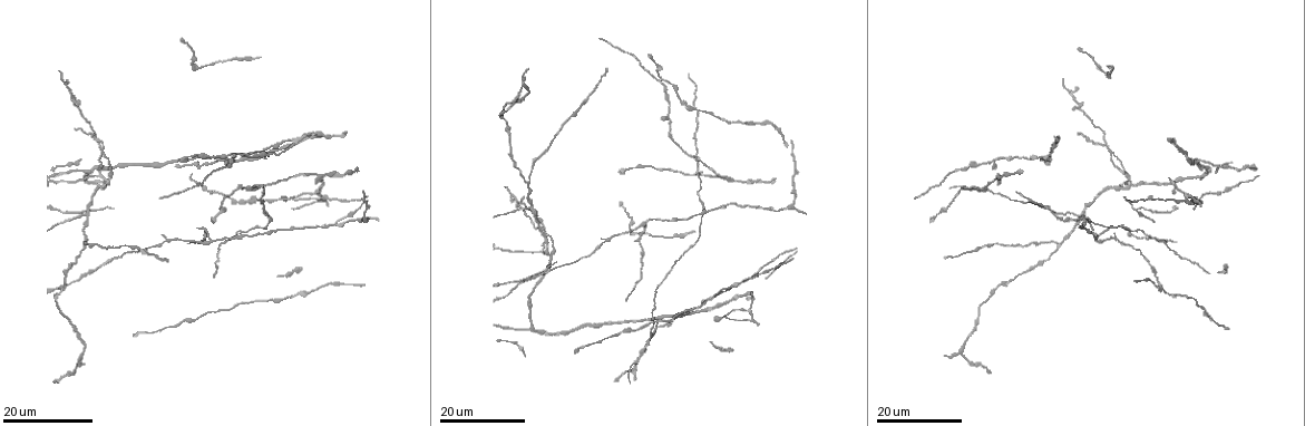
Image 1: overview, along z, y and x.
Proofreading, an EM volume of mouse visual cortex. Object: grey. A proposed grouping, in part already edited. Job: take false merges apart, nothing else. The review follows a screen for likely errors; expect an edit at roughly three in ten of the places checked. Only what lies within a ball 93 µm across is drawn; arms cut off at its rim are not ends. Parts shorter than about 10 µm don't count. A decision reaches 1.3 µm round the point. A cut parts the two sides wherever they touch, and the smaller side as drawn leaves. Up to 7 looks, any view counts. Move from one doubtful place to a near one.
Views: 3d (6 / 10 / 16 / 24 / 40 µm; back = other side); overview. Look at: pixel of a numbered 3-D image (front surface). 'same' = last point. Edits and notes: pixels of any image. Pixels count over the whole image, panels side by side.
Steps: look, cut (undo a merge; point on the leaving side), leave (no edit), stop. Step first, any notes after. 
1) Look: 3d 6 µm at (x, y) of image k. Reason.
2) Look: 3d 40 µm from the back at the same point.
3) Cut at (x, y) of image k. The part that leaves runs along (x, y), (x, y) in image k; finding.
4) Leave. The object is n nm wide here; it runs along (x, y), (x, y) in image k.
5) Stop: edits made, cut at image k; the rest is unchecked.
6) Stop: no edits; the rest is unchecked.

Look: 3d 24 µm at (107, 181) of image 1.

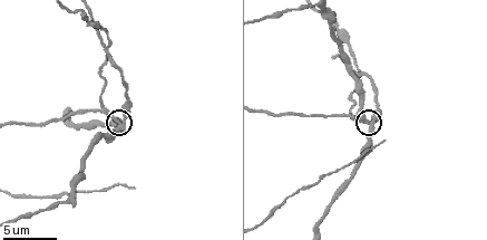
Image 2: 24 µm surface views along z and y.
Look: 3d 10 µm at (370, 124) of image 2.

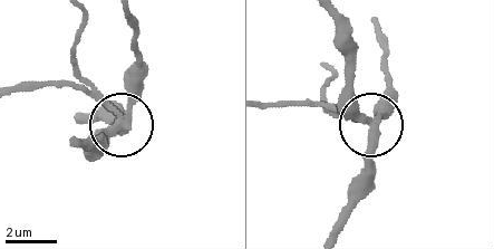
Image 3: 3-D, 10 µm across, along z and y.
Cut at (99, 94) of image 3. 4 arms meet here; the part that leaves runs along (373, 122), (386, 84), (386, 45), (377, 26) in image 3; two cells meet here.

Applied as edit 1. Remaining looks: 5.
Look: overview.

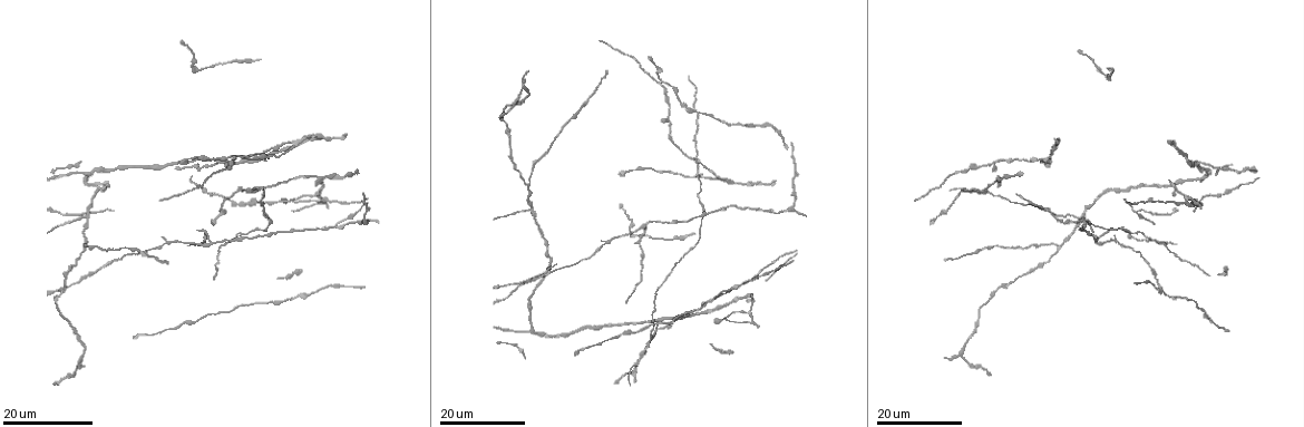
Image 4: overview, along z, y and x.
Look: 3d 24 µm at (213, 242) of image 4. Branch point.

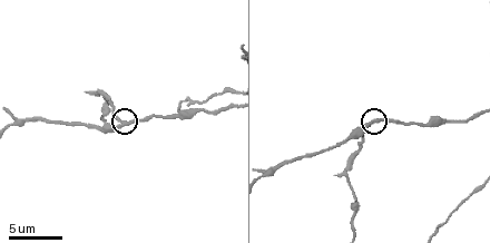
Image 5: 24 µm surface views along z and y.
Look: 3d 6 µm at (119, 121) of image 5.

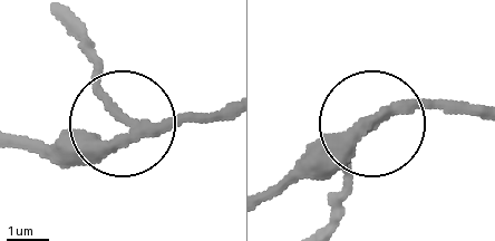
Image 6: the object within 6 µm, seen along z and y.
Look: 3d 6 µm from the back at (119, 121) of image 6.

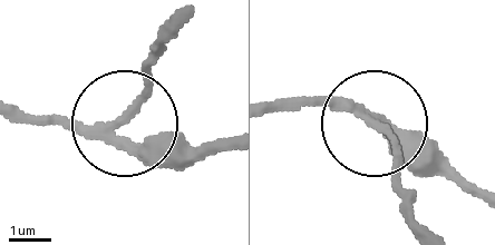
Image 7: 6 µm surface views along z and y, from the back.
Leave. The side arm is 24 µm long; it runs along (25, 110), (120, 121), (138, 104), (159, 32) in image 7; one cell here.

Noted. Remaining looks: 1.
Look: 3d 10 µm at (345, 177) of image 5. Three arms meet.

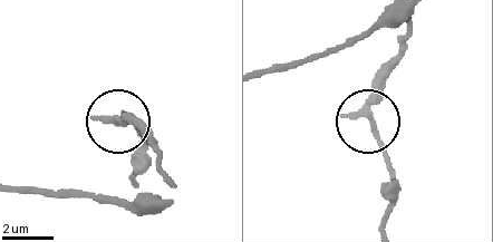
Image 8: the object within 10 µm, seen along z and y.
Leave. 3 arms meet here; continuous, no second cell.

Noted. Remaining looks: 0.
Stop: edits made, cut at image 3; the rest is unchecked.

